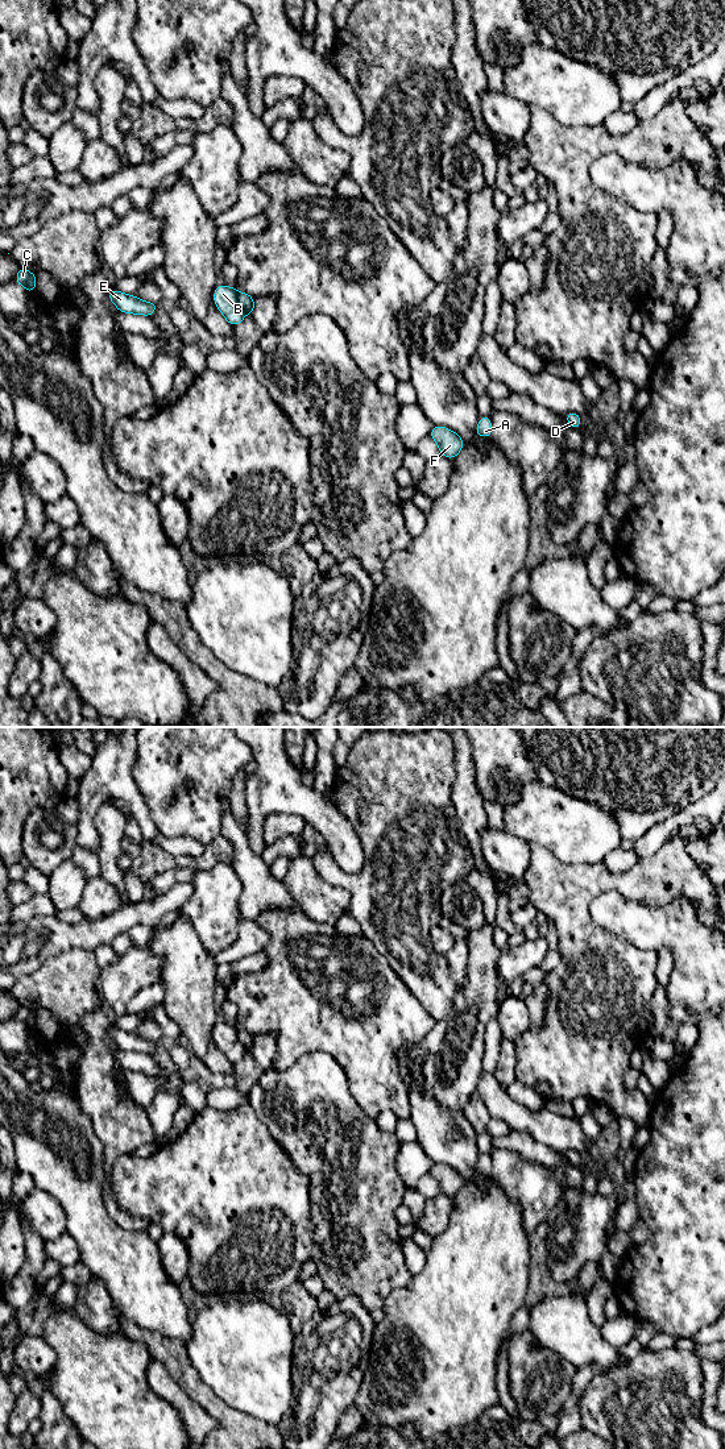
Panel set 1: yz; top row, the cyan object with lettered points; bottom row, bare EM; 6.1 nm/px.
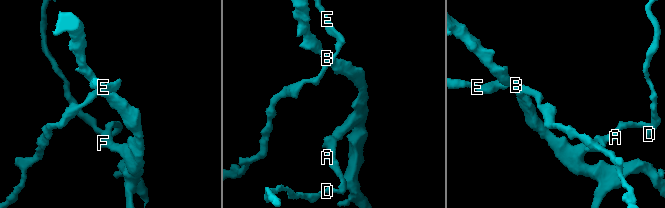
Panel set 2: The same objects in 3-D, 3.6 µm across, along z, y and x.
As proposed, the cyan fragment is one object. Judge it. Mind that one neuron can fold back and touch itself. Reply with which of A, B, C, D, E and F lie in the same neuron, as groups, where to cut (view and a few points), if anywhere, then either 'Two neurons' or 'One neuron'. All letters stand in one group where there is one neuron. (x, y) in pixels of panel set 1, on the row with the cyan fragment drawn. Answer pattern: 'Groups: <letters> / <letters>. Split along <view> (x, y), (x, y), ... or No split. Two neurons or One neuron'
Groups: A B D F / C E. Split along yz (237, 293), (237, 300), (247, 312). Two neurons

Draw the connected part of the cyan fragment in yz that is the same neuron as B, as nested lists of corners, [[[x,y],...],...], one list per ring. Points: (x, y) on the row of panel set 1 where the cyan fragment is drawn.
[[[220,285],[214,291],[215,306],[233,327],[240,324],[246,314],[239,303],[237,294],[235,287],[225,285]]]

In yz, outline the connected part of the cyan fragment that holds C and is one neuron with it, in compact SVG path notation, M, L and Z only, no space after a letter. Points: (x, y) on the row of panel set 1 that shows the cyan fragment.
M20 267L18 273L16 275L16 283L25 287L28 292L33 292L36 290L36 285L37 285L36 275L34 275L34 273Z

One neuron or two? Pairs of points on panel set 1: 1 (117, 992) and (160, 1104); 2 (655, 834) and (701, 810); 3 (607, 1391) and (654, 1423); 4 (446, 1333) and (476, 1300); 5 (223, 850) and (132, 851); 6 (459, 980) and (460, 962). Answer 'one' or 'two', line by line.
1: two
2: one
3: one
4: one
5: one
6: one

